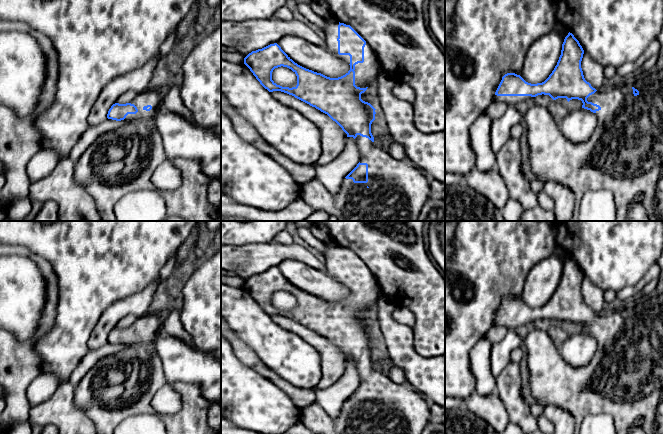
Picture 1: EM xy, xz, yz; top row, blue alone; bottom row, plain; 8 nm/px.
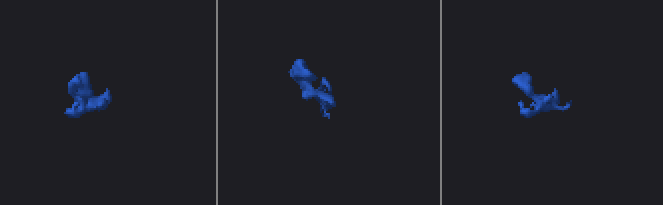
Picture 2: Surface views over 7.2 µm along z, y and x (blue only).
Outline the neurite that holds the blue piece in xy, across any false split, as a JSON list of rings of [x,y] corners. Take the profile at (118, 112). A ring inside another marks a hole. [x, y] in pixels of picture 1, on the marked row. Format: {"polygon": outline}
{"polygon": [[[144,90],[137,93],[136,97],[126,104],[115,103],[108,111],[107,118],[128,122],[127,125],[116,131],[105,133],[98,137],[75,162],[74,180],[91,195],[96,203],[96,209],[100,213],[102,221],[116,221],[114,206],[124,195],[138,190],[156,190],[165,201],[167,218],[164,221],[180,218],[182,221],[221,221],[221,208],[214,207],[208,201],[209,184],[215,179],[207,176],[201,169],[200,164],[190,159],[173,159],[173,164],[180,170],[181,185],[172,191],[159,190],[151,181],[154,171],[167,159],[160,133],[153,126],[153,117],[159,110],[163,98],[161,93]]]}

